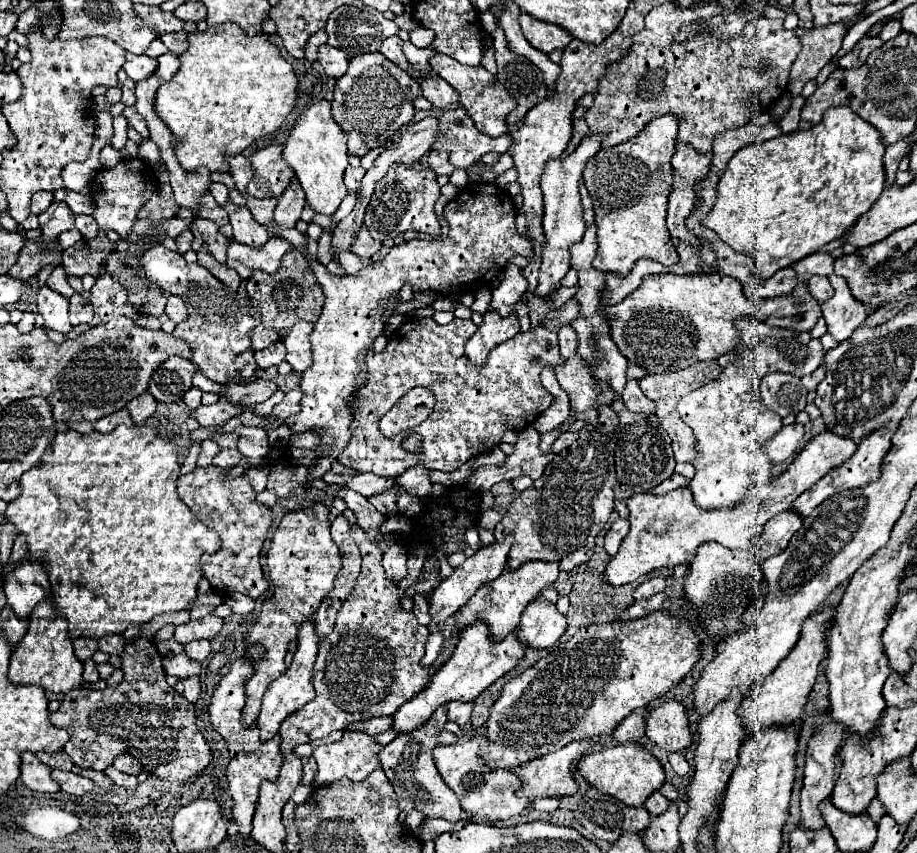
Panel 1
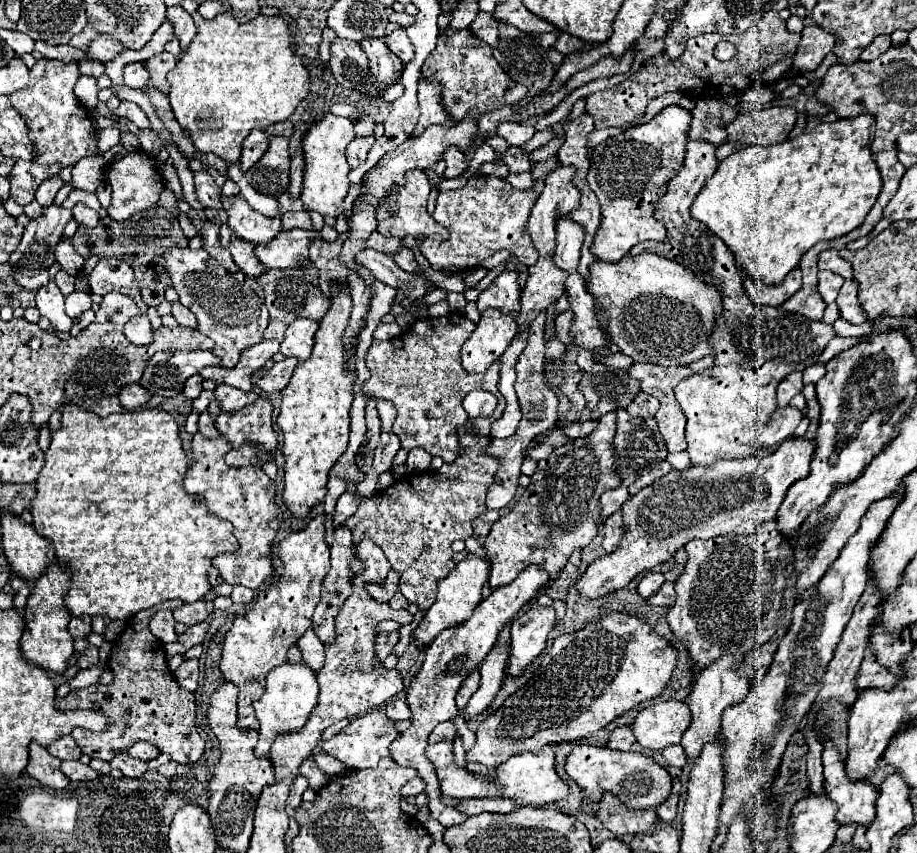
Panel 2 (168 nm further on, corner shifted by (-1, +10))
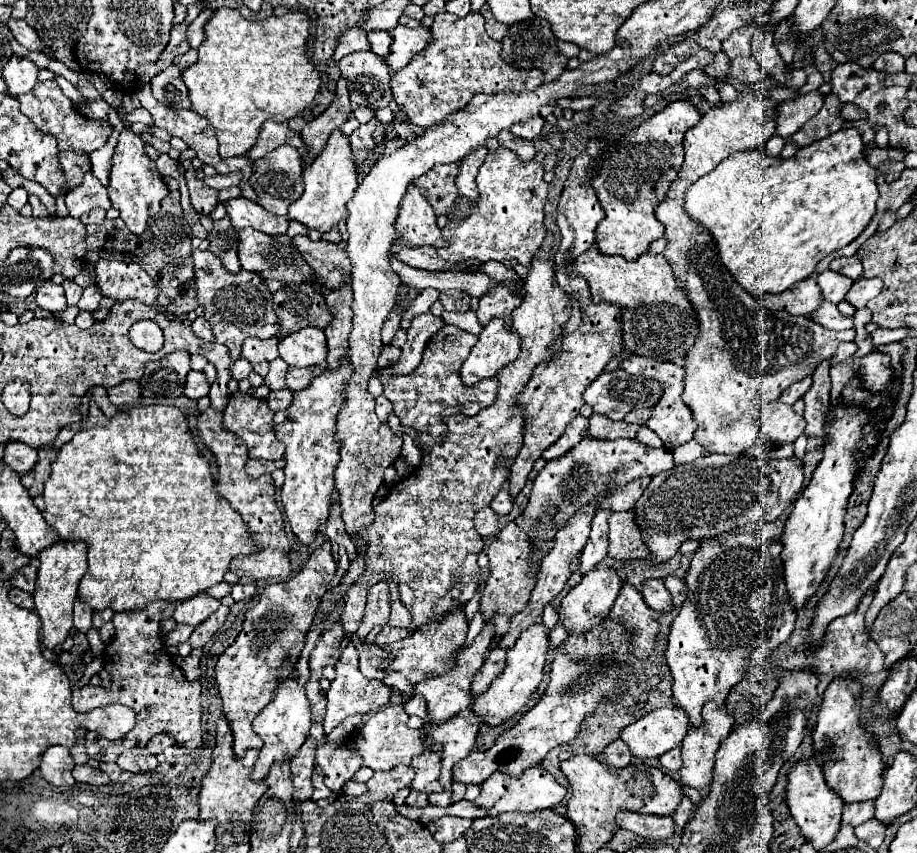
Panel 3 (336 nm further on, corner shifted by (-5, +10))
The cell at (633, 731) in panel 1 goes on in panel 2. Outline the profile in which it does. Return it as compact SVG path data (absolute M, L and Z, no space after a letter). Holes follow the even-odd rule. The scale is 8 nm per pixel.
M623 725L623 727L613 729L607 745L613 747L613 749L619 749L619 751L629 751L633 743L635 743L635 737L633 737L631 727L629 725Z

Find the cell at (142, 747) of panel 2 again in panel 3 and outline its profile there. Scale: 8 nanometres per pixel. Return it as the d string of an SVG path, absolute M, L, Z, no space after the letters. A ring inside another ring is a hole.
M159 733L159 735L155 735L155 737L149 739L147 751L153 753L153 755L157 755L157 753L161 753L163 749L167 749L171 745L175 745L175 739L171 735L167 735L167 733Z

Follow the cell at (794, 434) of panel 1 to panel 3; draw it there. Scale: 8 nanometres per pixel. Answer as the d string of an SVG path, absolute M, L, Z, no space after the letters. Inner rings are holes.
M777 401L765 403L759 413L759 431L775 443L793 443L805 429L805 419L791 405Z

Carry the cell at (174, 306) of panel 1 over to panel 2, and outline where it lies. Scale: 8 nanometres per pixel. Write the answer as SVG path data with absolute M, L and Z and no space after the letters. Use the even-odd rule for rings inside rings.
M171 303L171 315L177 319L177 323L179 325L183 325L183 327L197 327L197 321L195 321L195 317L193 317L193 313L185 307L185 305L181 305L181 303Z

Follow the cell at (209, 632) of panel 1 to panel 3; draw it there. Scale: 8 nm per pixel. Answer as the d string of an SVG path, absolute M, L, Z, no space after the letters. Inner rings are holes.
M197 593L195 597L183 601L183 603L177 603L175 607L175 613L173 613L173 619L177 623L187 623L191 627L197 627L199 623L203 623L215 609L219 609L221 601L219 599L213 599L211 595L207 593Z

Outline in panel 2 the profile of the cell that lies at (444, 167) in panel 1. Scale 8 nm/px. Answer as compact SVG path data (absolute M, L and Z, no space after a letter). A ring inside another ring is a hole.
M449 145L443 151L443 161L447 163L447 169L445 169L443 177L459 177L467 169L465 157L463 157L463 153L455 145Z

